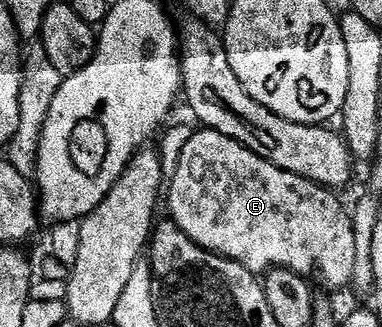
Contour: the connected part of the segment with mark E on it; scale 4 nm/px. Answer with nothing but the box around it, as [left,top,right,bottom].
[165,130,355,288]

